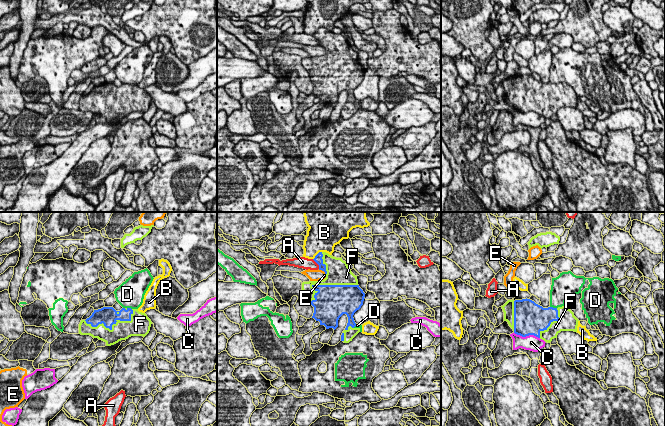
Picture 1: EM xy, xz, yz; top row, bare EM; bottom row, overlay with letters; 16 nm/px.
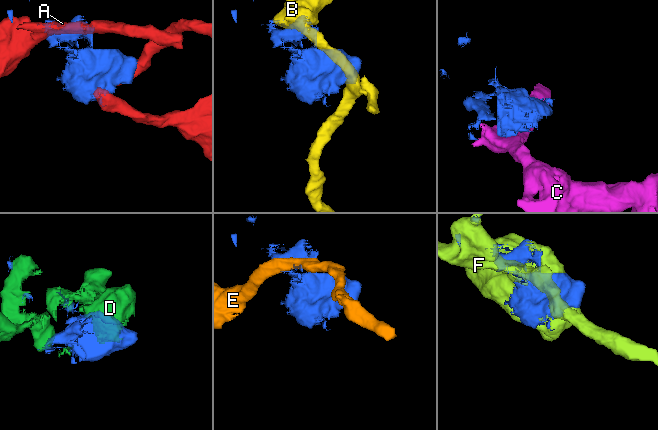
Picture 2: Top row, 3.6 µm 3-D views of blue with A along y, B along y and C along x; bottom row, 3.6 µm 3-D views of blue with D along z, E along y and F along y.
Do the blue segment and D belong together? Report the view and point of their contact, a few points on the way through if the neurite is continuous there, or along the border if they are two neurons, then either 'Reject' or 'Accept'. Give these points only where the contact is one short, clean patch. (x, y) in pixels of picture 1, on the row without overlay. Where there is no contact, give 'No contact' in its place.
Touches blue at yz (552, 83). Boundary: yz (550, 82), (556, 84). Reject

